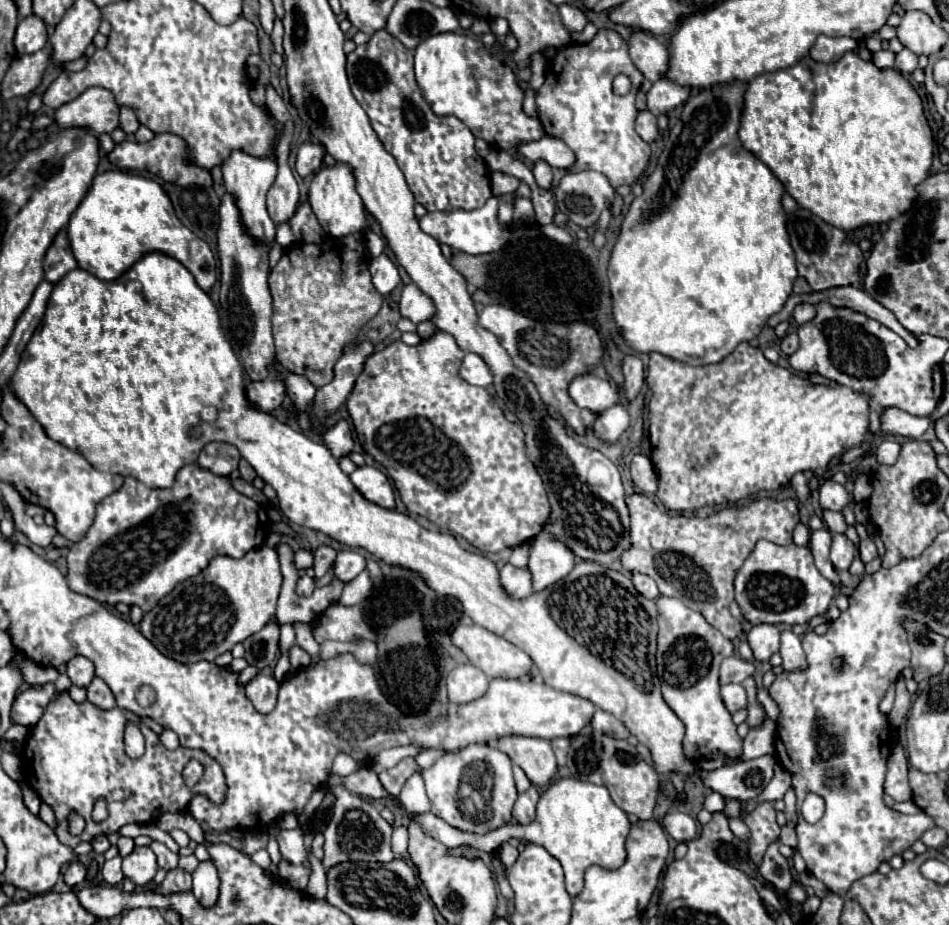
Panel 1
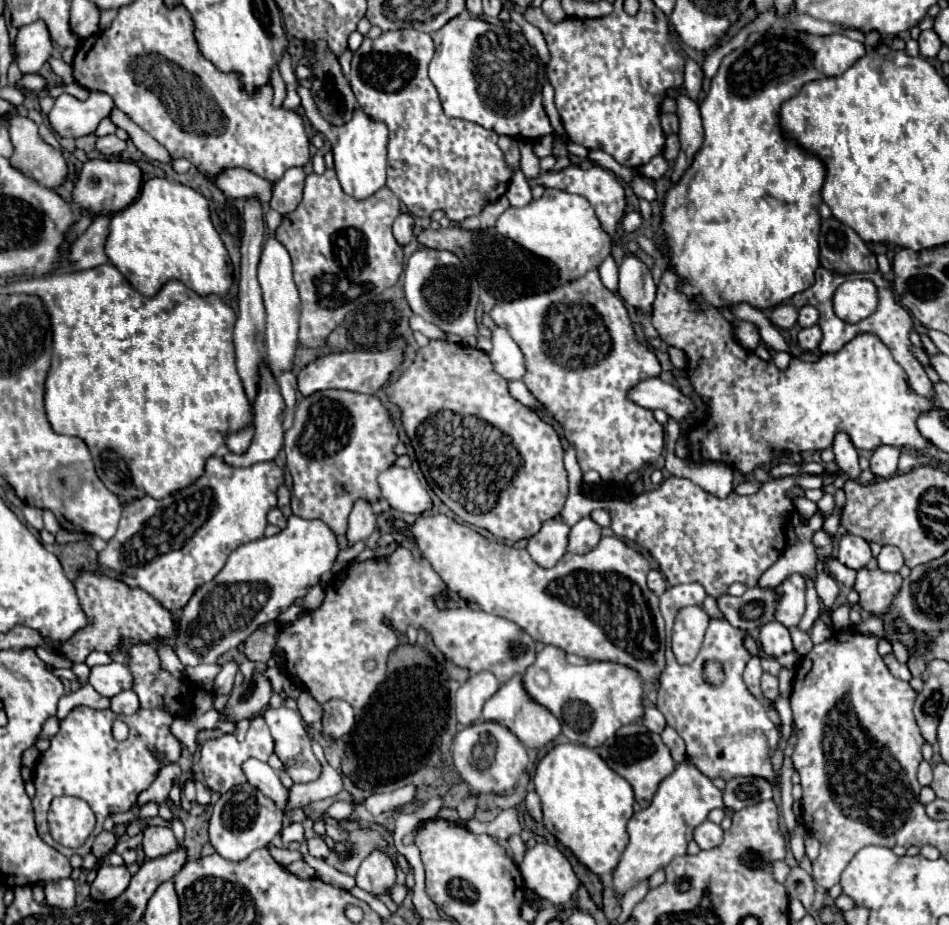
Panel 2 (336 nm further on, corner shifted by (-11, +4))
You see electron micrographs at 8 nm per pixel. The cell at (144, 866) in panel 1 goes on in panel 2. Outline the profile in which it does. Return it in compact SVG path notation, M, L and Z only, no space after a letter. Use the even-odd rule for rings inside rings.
M150 826L150 828L144 830L142 846L144 846L146 858L158 858L158 856L170 854L172 850L176 850L178 842L176 842L176 838L174 838L174 834L172 834L170 828Z

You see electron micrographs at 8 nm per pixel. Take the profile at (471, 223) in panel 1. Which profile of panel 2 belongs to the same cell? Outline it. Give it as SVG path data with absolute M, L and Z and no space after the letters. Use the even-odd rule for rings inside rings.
M546 188L540 200L532 200L522 208L508 208L502 212L496 220L496 230L536 256L554 262L562 280L576 280L590 268L598 268L612 250L612 238L602 230L588 200L556 188Z

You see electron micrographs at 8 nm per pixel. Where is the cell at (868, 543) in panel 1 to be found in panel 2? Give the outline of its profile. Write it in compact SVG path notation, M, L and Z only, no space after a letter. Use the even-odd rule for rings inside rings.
M884 546L876 556L876 560L878 560L878 568L884 572L898 572L904 566L902 552L896 546Z

